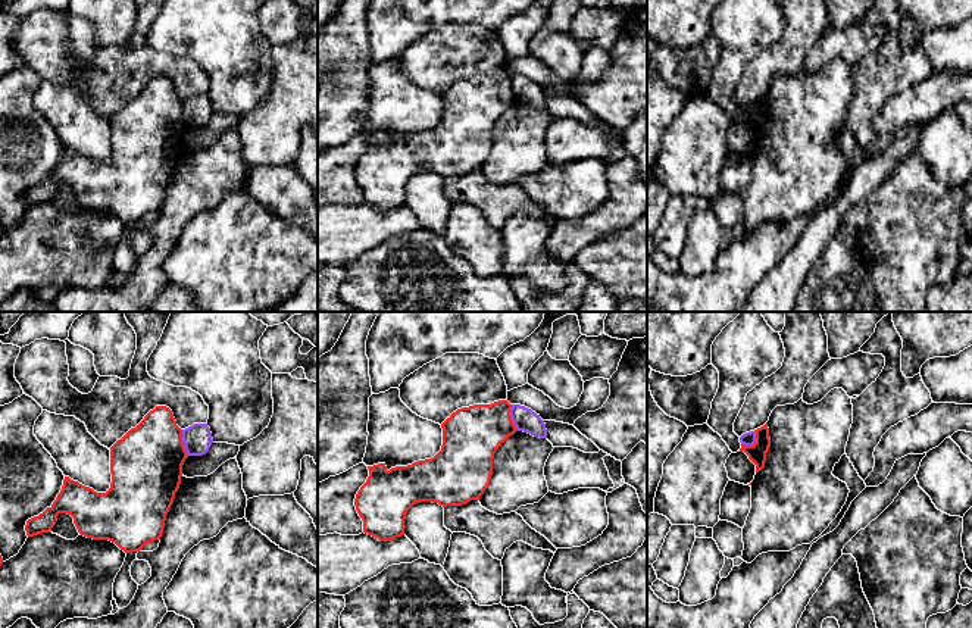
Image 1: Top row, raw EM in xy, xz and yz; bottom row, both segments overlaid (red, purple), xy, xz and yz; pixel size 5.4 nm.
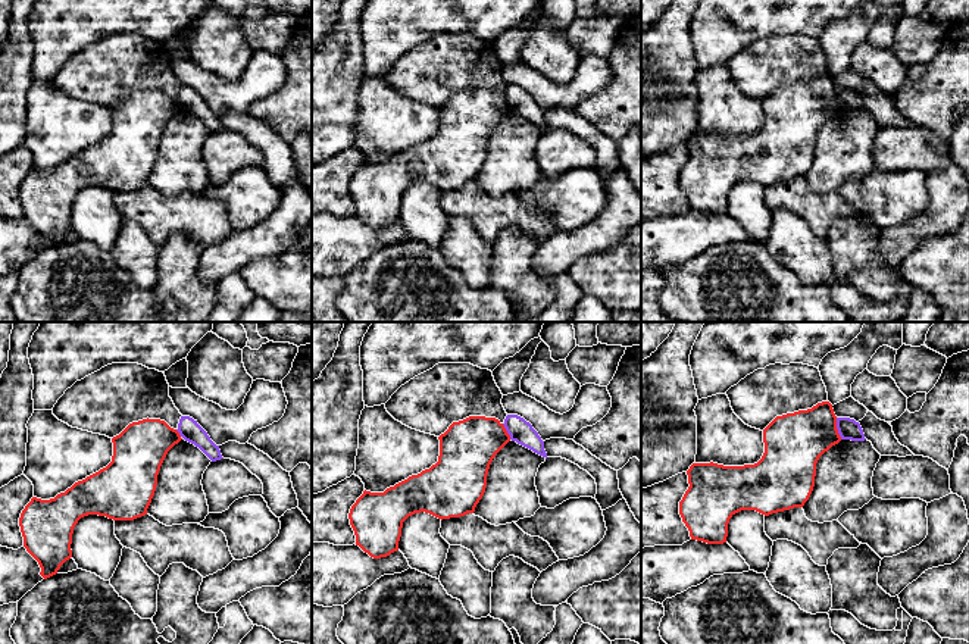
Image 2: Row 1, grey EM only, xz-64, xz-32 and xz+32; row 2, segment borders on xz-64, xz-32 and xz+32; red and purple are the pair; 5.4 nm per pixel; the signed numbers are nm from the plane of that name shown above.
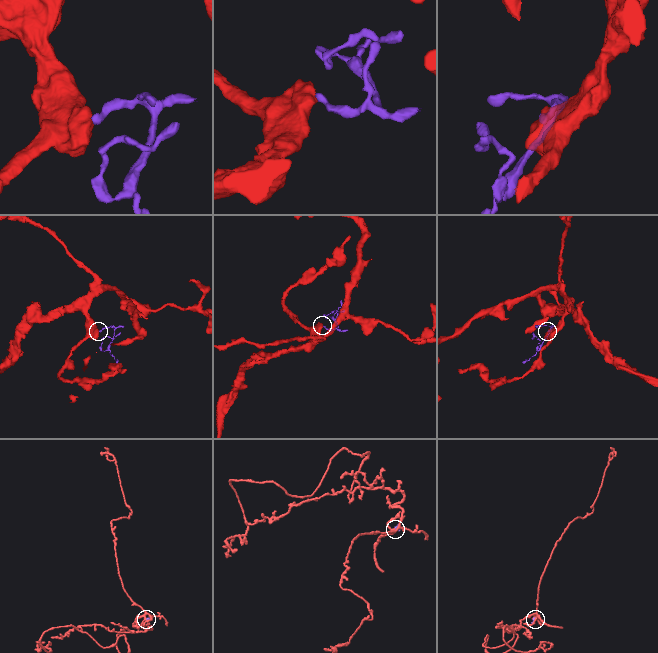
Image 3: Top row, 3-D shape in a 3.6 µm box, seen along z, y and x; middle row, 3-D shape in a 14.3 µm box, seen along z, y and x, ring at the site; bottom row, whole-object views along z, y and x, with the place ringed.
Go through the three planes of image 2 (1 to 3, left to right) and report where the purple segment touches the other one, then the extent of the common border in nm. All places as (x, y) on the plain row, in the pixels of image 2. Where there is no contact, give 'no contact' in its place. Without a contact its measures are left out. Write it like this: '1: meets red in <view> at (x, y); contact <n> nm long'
1: meets red in xz-64 at (178, 103); contact 50 nm long
2: meets red in xz-32 at (506, 102); contact 100 nm long
3: meets red in xz+32 at (835, 99); contact 120 nm long

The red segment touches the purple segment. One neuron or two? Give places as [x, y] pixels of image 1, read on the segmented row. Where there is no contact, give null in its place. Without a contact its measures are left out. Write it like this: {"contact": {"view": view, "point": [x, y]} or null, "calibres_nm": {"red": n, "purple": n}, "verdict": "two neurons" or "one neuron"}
{"contact": {"view": "yz", "point": [755, 443]}, "calibres_nm": {"red": 100, "purple": 80}, "verdict": "two neurons"}

